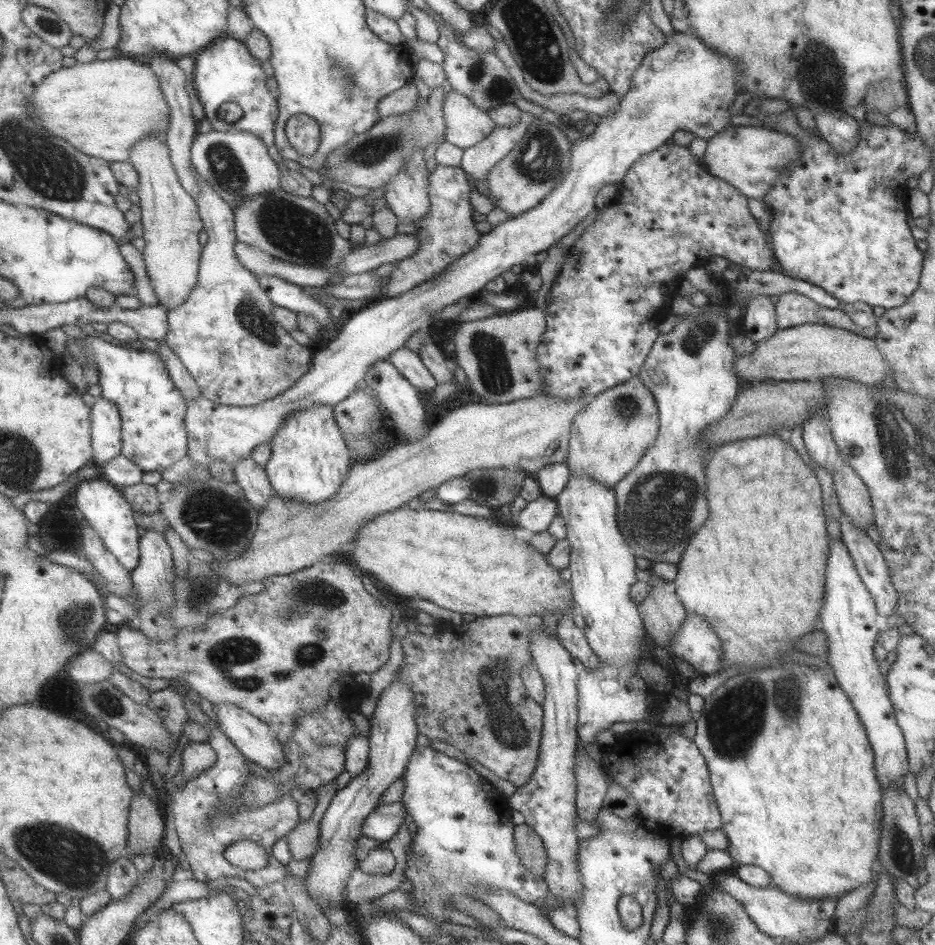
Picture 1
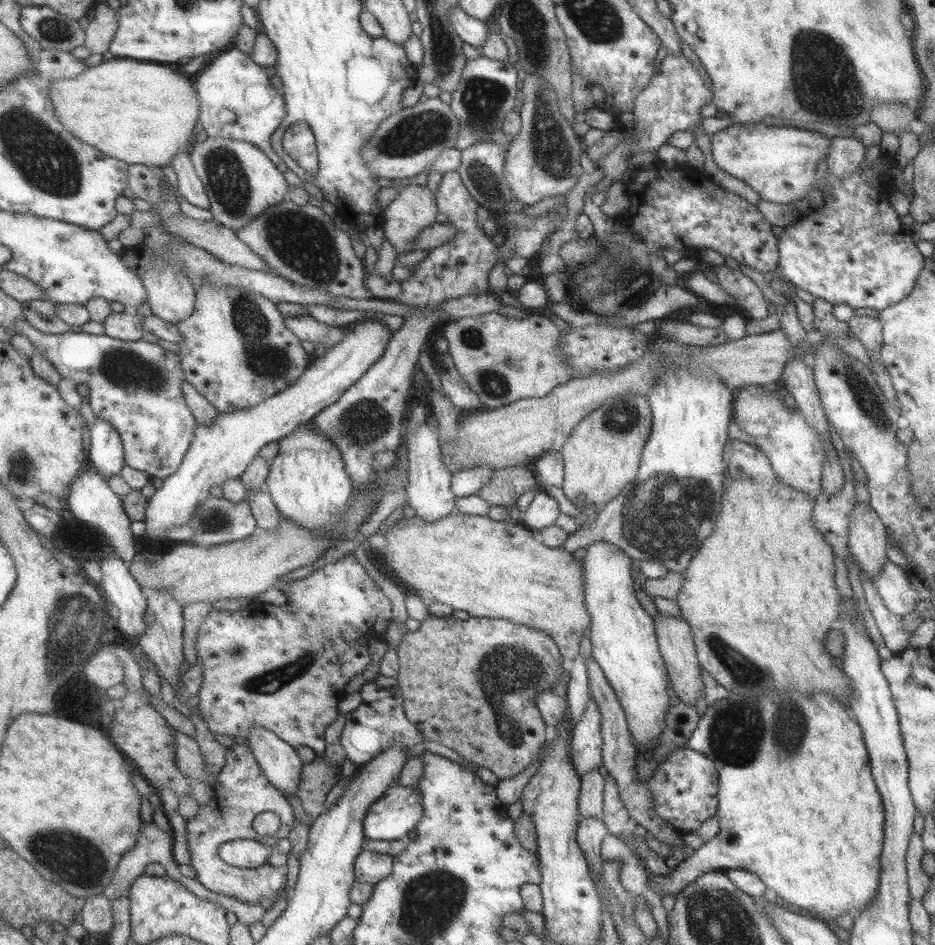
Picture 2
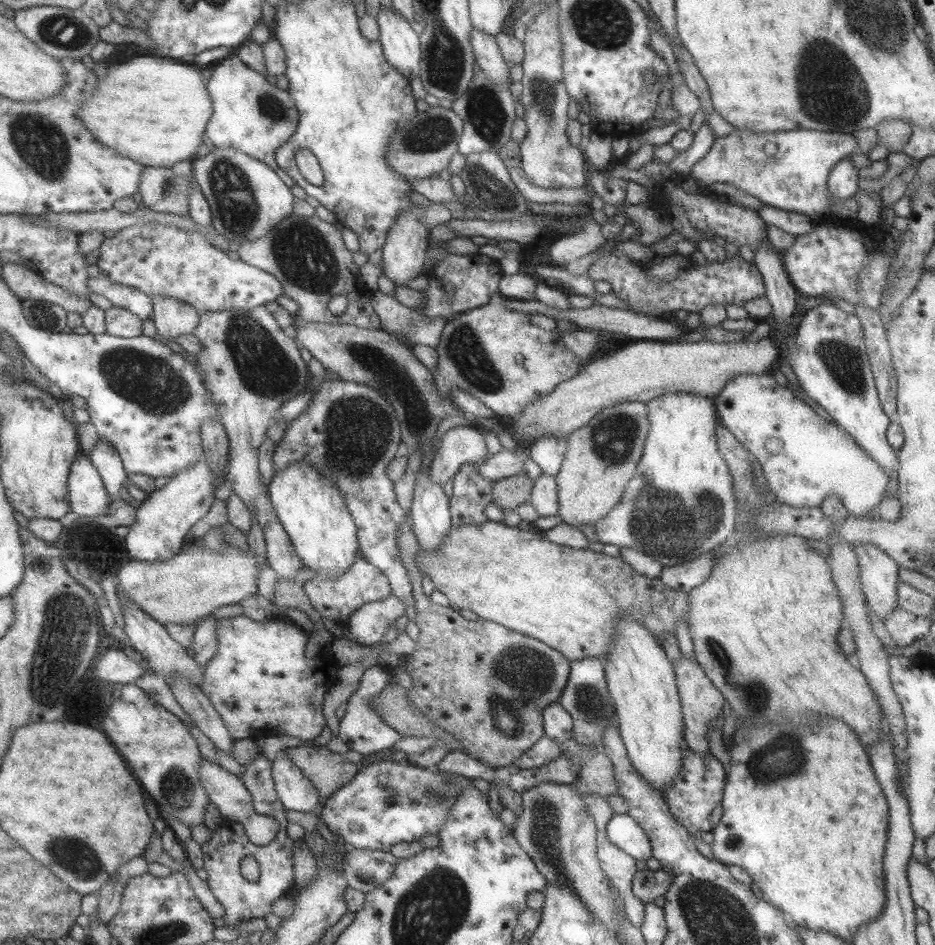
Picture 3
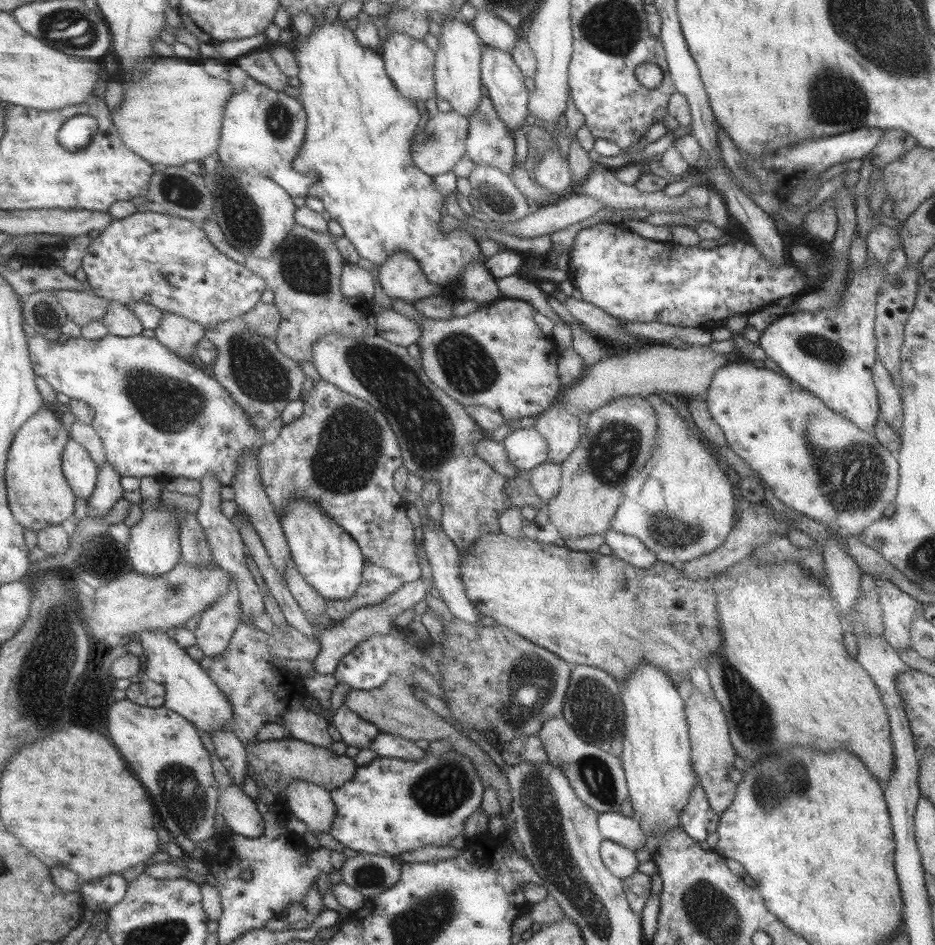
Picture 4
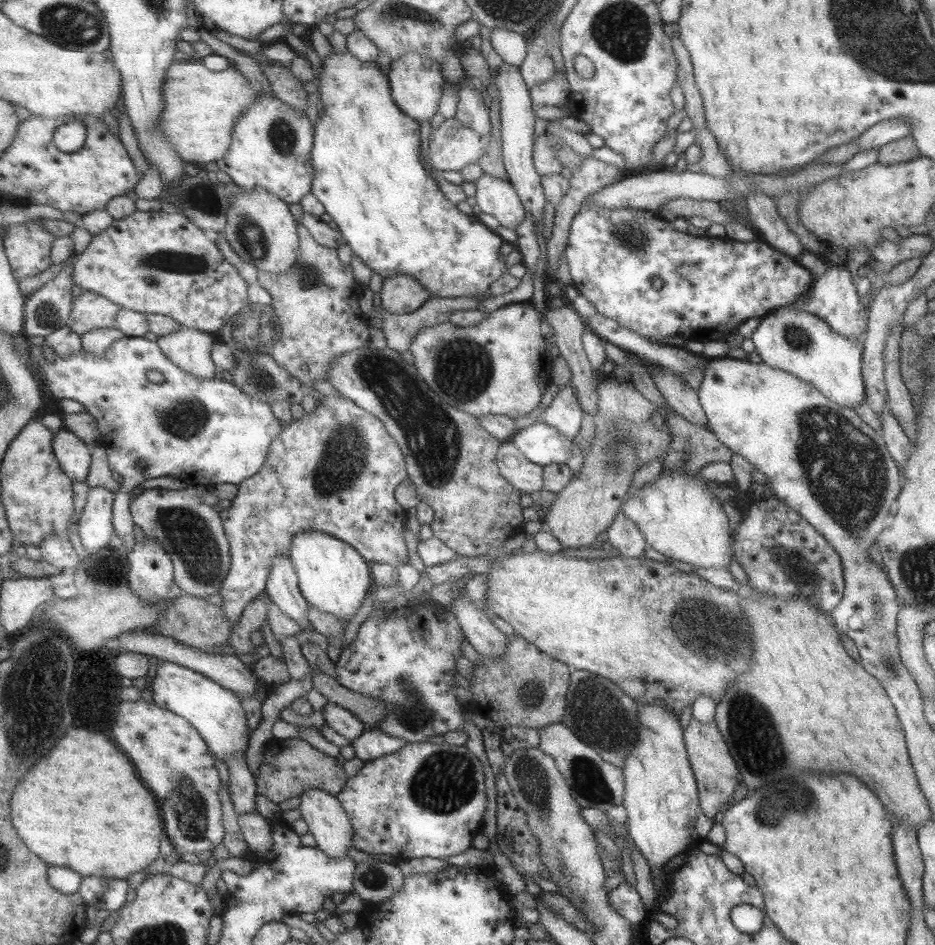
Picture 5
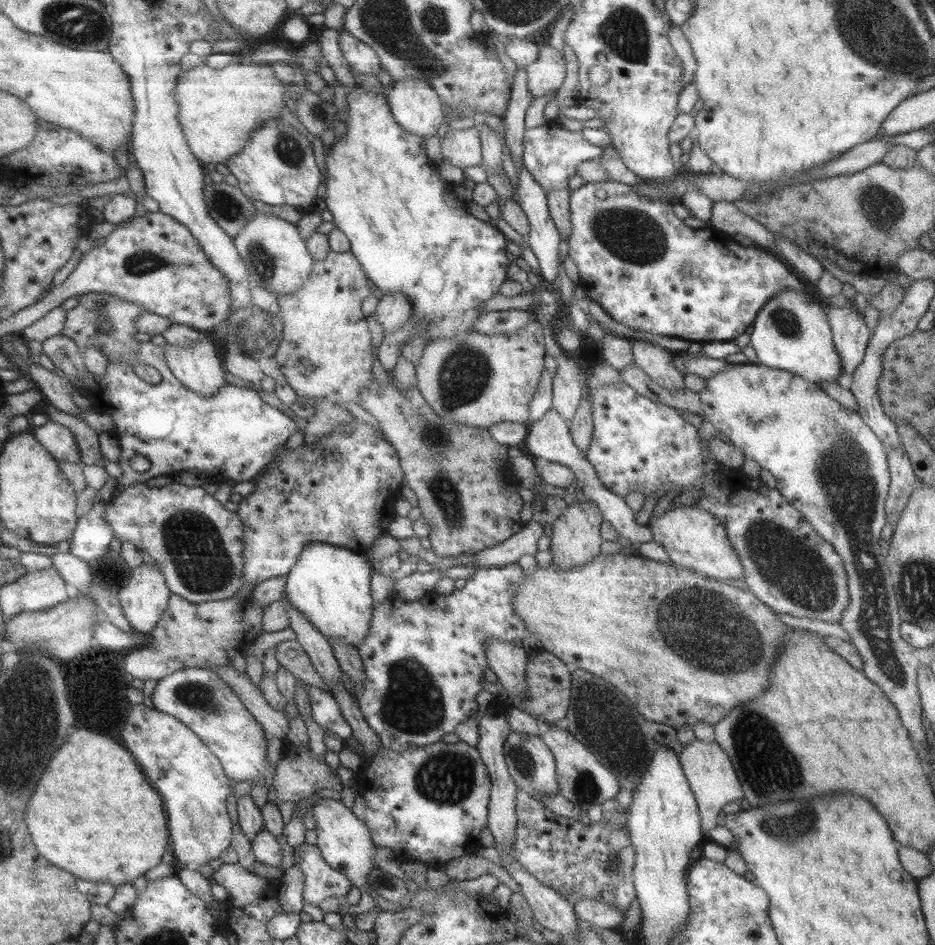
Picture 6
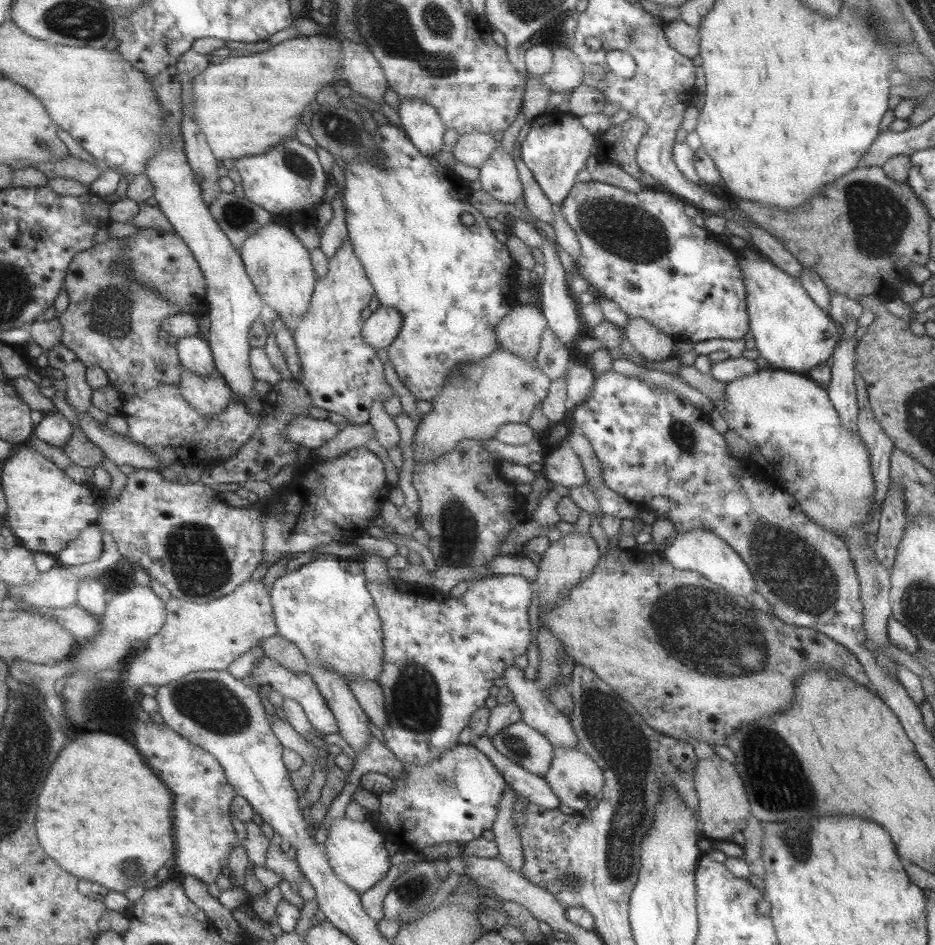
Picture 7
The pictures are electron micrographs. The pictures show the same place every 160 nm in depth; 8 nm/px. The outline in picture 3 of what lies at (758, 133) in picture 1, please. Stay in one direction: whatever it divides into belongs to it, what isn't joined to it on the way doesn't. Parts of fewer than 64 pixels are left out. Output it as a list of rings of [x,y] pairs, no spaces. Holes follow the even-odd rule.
[[[734,128],[727,136],[714,139],[704,157],[692,165],[689,175],[700,187],[712,182],[732,184],[735,188],[754,196],[764,204],[815,219],[819,216],[831,215],[826,192],[826,180],[829,172],[838,162],[848,158],[856,151],[858,151],[857,140],[851,133],[795,129],[753,134],[748,129]]]

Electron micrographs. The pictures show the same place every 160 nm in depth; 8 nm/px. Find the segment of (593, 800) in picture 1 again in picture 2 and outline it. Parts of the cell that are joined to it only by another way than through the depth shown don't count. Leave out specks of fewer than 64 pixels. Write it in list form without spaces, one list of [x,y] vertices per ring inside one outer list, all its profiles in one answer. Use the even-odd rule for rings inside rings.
[[[583,817],[578,822],[576,842],[587,861],[590,875],[596,876],[601,869],[600,845],[608,832],[602,820],[595,817]]]

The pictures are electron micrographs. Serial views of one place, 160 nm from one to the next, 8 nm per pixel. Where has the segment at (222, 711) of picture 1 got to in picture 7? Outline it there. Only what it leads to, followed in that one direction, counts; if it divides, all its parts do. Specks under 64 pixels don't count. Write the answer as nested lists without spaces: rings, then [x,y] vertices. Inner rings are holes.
[[[345,816],[333,819],[327,829],[327,839],[323,842],[324,854],[332,871],[358,895],[379,882],[391,867],[390,856],[383,848],[384,836],[369,819],[363,822],[351,821]]]

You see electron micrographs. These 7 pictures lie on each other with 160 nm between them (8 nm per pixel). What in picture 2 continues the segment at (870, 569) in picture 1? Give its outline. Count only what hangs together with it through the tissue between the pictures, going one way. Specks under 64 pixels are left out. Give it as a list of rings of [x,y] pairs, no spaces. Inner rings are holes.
[[[887,561],[872,582],[883,604],[890,613],[903,617],[915,608],[918,593],[911,586],[907,573],[891,561]]]

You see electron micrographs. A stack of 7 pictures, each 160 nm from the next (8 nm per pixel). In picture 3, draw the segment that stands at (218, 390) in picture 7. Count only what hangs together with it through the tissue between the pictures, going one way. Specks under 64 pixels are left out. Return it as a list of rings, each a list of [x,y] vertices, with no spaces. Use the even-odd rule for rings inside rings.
[[[152,297],[153,325],[156,334],[169,341],[193,333],[198,324],[195,308],[174,298]]]

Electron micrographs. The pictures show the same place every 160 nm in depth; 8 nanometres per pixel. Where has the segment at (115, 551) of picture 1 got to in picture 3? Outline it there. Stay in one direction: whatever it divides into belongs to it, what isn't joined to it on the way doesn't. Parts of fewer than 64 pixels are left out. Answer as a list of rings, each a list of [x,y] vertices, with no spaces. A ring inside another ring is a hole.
[[[77,454],[69,477],[70,497],[72,498],[72,517],[103,516],[110,500],[100,471],[89,455]]]

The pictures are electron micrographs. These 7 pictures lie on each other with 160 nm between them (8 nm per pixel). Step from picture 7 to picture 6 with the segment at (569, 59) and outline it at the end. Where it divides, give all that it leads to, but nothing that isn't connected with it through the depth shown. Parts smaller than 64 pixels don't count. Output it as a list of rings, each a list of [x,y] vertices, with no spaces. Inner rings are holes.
[[[551,45],[541,46],[538,59],[525,68],[527,88],[534,97],[554,96],[565,78],[563,55]]]

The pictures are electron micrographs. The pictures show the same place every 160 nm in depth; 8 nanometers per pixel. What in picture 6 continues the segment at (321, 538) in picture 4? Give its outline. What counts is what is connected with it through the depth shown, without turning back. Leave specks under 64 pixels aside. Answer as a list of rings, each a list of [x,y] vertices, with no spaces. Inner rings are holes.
[[[309,542],[286,574],[282,591],[284,600],[328,640],[342,638],[356,647],[367,636],[371,624],[374,602],[370,595],[372,571],[373,566],[362,553],[325,542]]]

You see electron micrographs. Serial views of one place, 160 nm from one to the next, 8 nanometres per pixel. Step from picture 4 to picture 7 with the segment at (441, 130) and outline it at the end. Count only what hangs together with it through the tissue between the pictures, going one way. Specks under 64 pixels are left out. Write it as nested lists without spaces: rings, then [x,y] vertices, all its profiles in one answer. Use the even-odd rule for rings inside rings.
[[[469,132],[459,134],[451,152],[454,158],[465,166],[479,168],[498,147],[498,141],[492,133]]]

